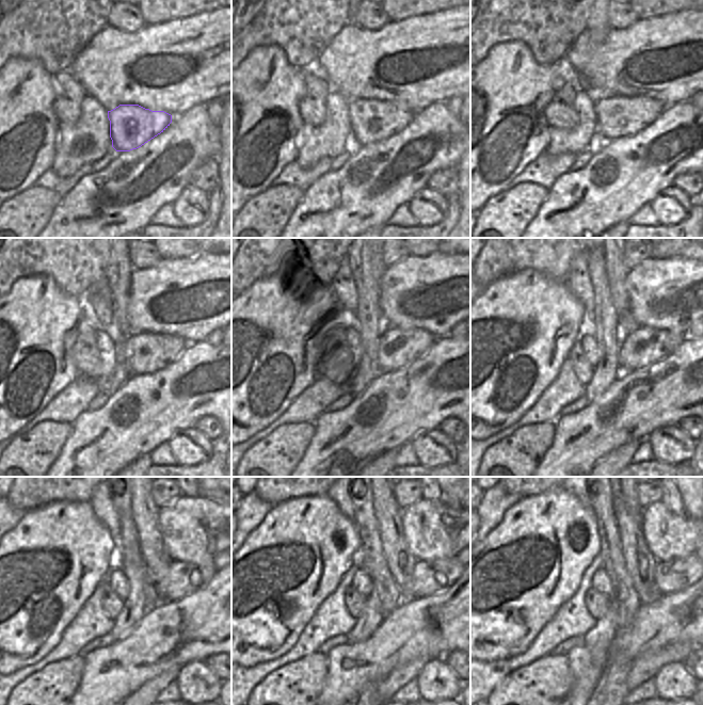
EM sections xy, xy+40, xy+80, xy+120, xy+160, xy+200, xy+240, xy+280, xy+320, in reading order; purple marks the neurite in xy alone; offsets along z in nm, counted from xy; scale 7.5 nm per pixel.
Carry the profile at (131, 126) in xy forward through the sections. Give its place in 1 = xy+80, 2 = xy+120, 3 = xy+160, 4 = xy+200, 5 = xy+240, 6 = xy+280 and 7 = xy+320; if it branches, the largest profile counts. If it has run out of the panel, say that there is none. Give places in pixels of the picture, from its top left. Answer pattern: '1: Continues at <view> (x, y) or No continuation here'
1: Continues at xy+80 (618, 116)
2: Continues at xy+120 (147, 352)
3: Continues at xy+160 (398, 348)
4: Continues at xy+200 (644, 346)
5: Continues at xy+240 (181, 579)
6: Continues at xy+280 (429, 577)
7: Continues at xy+320 (671, 576)

